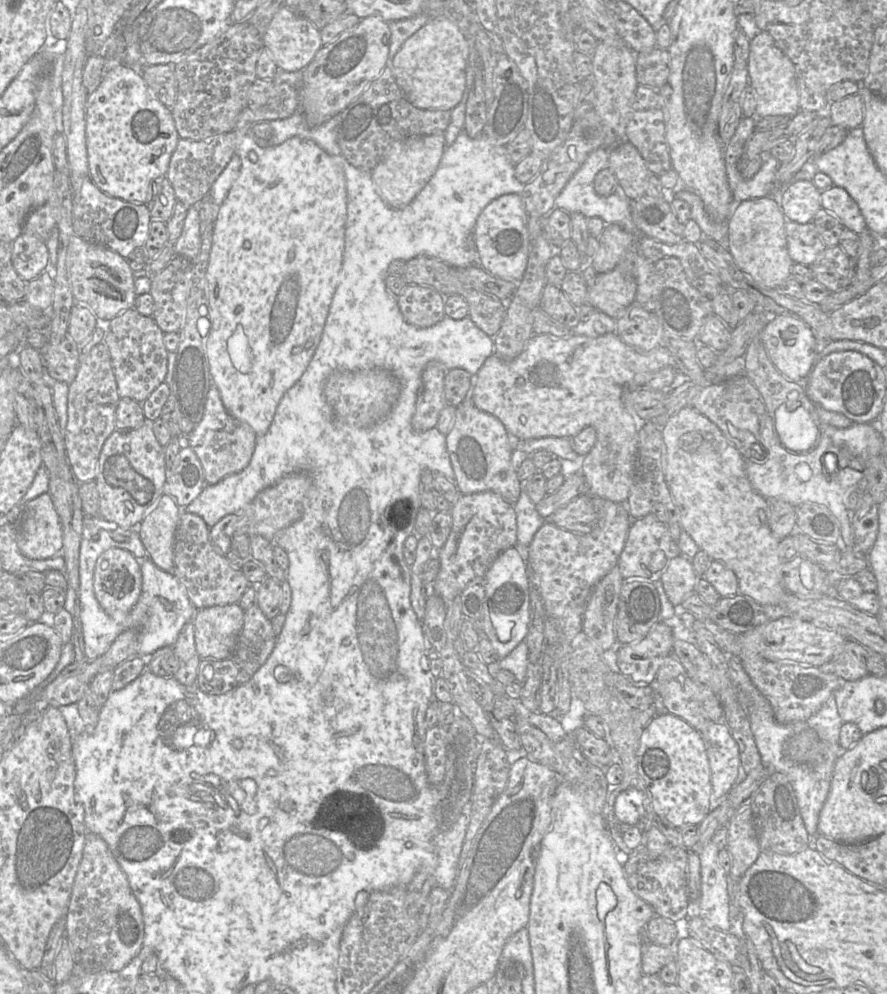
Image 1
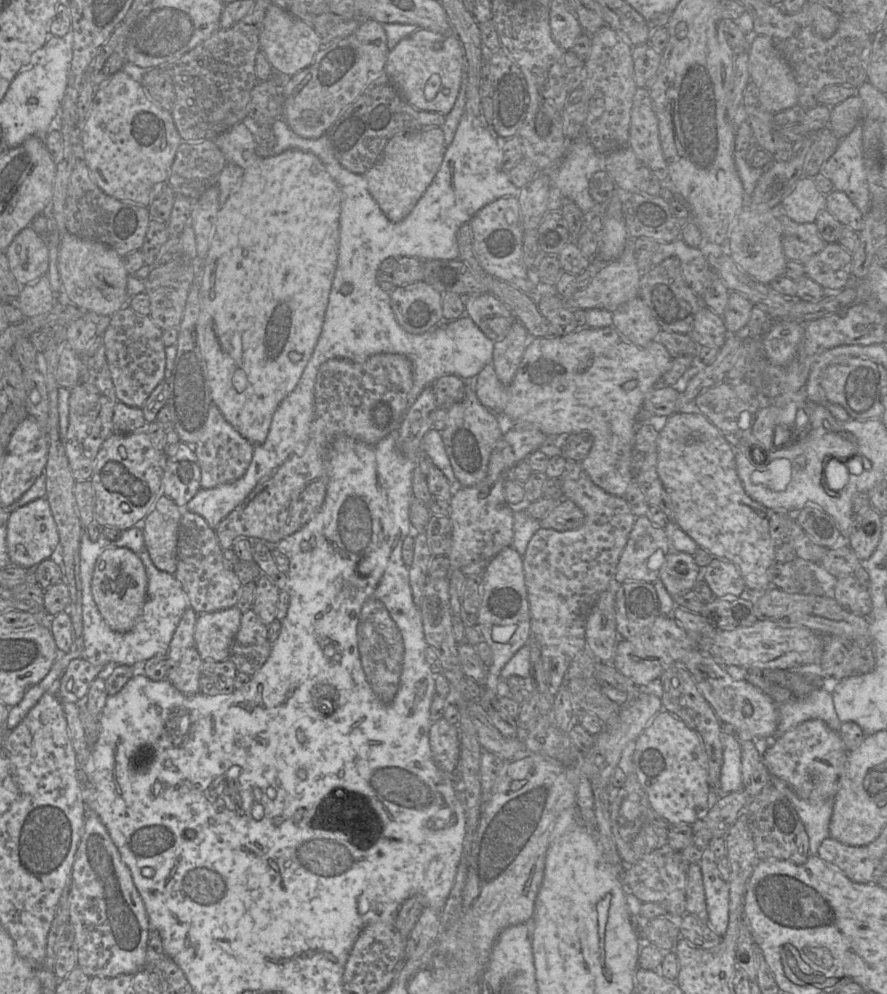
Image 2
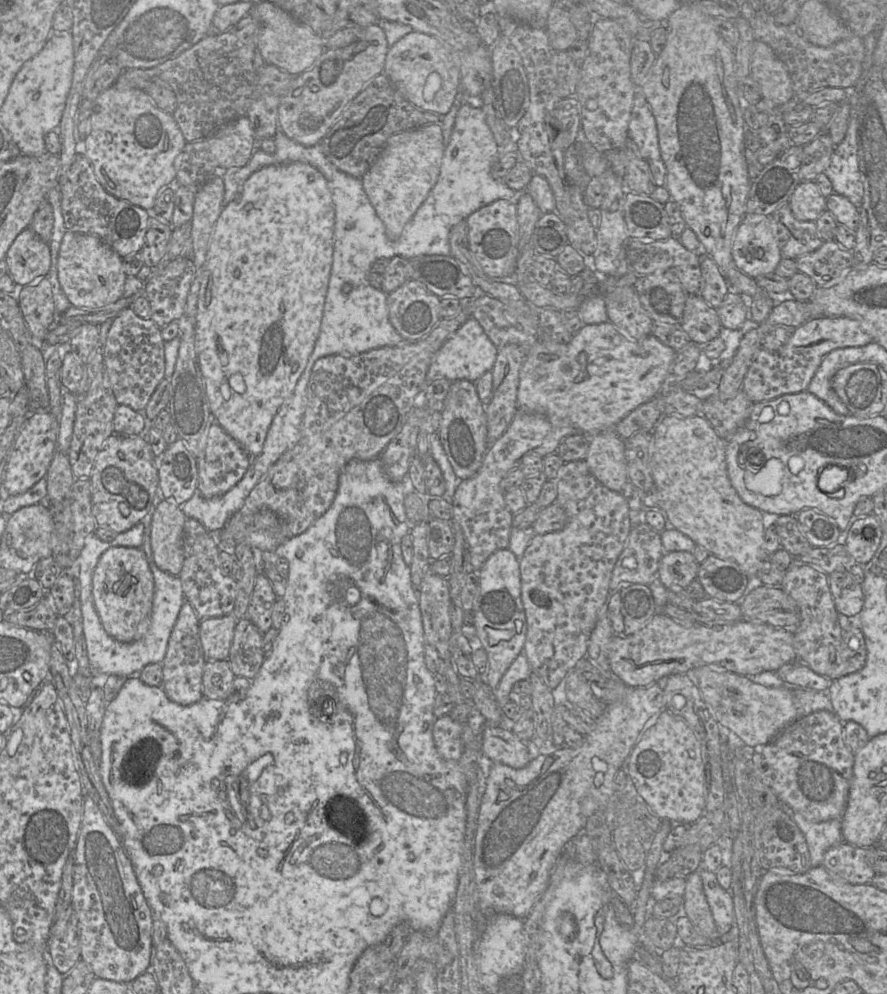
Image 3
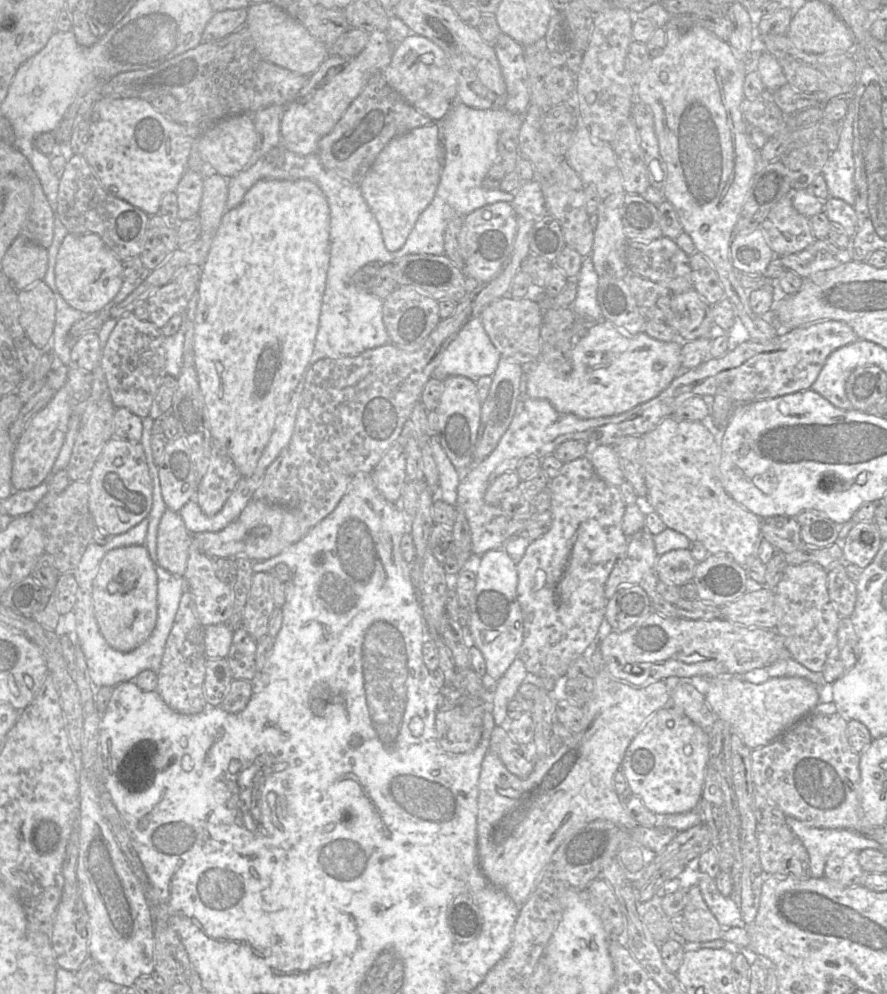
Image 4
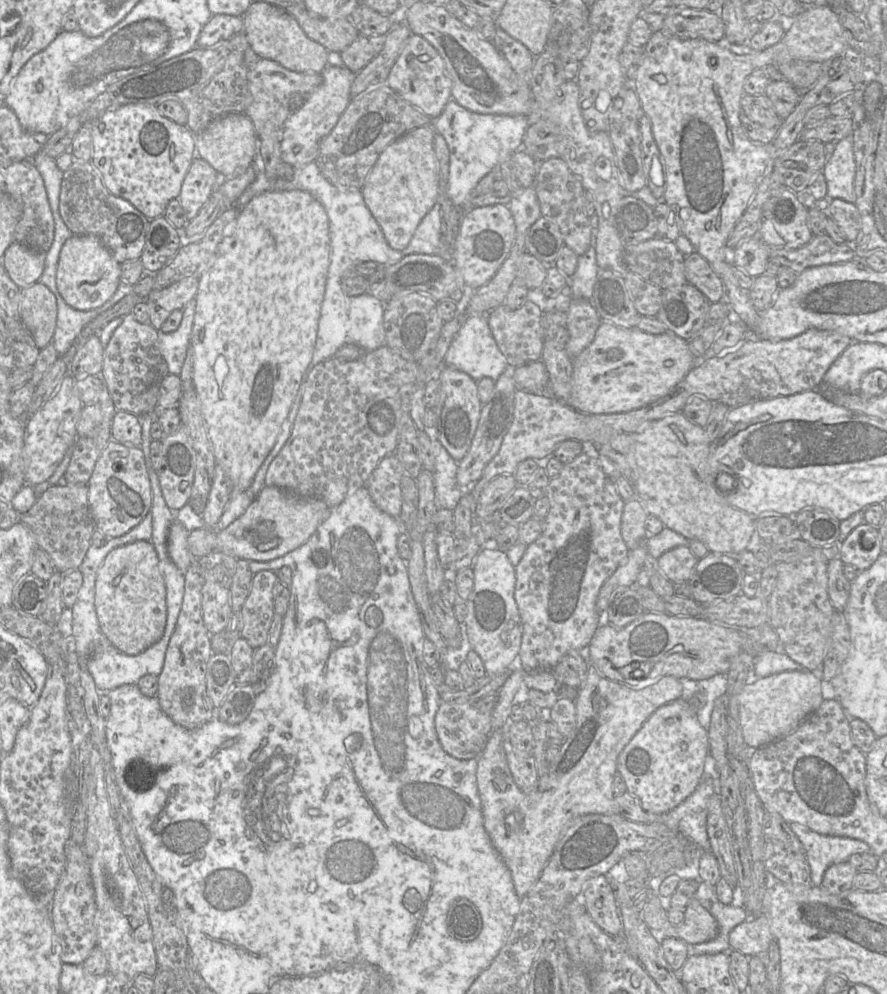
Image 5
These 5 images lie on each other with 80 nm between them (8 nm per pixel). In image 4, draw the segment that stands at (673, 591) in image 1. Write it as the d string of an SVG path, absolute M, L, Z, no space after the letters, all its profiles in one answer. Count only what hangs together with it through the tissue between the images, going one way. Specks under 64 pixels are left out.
M675 549L658 556L655 573L659 580L680 587L693 579L696 565L690 549Z

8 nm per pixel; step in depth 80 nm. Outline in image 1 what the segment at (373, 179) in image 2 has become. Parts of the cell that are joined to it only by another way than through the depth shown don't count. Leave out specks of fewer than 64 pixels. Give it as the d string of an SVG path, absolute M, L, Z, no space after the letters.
M444 132L393 142L371 171L374 187L392 209L403 209L420 193L437 170L445 151Z

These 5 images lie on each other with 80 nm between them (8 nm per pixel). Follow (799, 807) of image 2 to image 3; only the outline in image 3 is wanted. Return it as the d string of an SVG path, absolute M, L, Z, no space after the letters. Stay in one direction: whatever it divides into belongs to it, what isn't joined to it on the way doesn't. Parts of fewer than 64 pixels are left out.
M786 804L783 811L794 820L805 836L811 857L811 866L822 865L826 851L844 842L841 833L841 819L831 819L825 822L811 822Z

